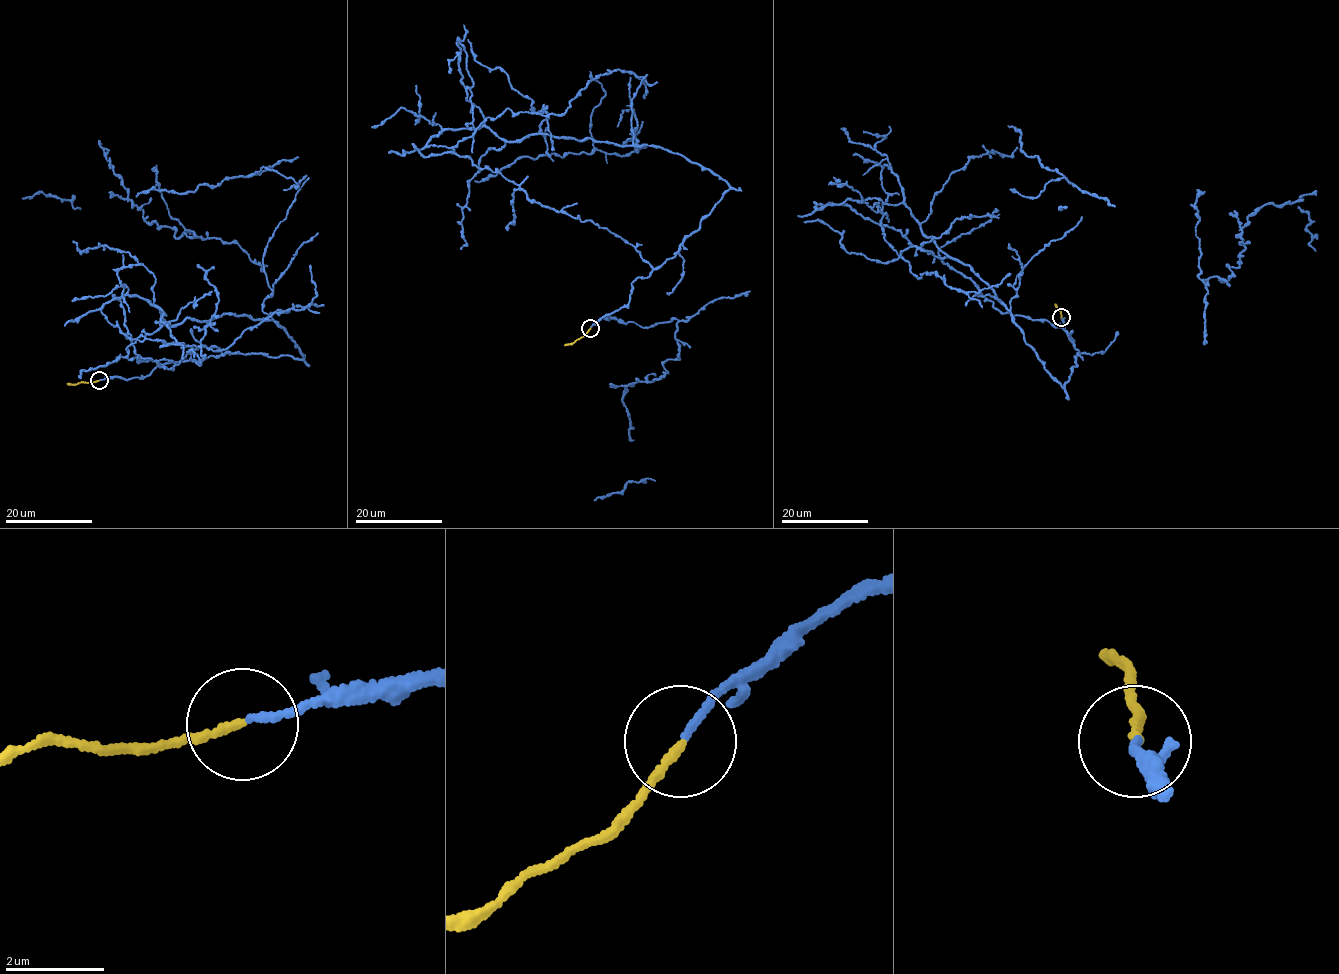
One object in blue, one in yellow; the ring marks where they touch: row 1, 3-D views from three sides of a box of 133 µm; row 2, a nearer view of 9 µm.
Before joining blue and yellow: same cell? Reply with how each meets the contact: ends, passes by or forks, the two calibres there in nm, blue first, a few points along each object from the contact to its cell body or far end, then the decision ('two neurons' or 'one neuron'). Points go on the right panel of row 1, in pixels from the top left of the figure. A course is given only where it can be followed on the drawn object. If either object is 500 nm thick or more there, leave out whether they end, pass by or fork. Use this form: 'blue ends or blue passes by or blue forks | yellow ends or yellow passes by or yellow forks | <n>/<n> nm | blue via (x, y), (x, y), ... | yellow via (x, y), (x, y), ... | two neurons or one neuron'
blue ends | yellow ends | 140/150 nm | blue via (1062, 317), (1080, 354), (1064, 387), (911, 211), (865, 200), (919, 279), (936, 273), (976, 293), (1010, 273) | yellow via (1061, 317), (1055, 304) | one neuron

